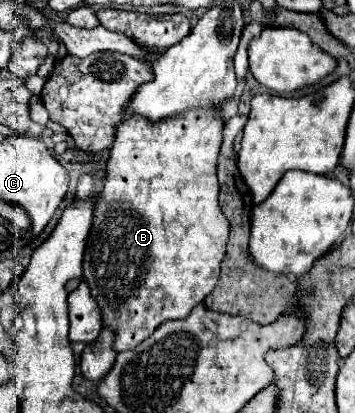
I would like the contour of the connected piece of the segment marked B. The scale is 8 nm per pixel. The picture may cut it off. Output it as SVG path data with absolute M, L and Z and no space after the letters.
M191 110L185 116L175 116L167 118L159 124L151 124L141 116L129 116L129 120L117 124L115 132L115 142L109 150L109 160L105 168L105 182L103 182L103 192L95 204L93 212L93 226L89 232L87 240L87 250L85 250L85 260L83 260L83 278L89 284L91 296L97 300L99 310L101 310L101 320L103 326L115 332L115 342L113 350L115 352L125 352L135 348L139 342L143 342L147 336L153 334L153 330L167 322L167 320L179 320L189 316L189 312L201 304L209 292L215 288L219 280L219 264L225 256L225 244L227 244L227 234L229 234L229 224L227 218L219 210L217 194L219 194L219 184L217 184L217 156L219 148L223 142L223 120L221 120L221 110Z

